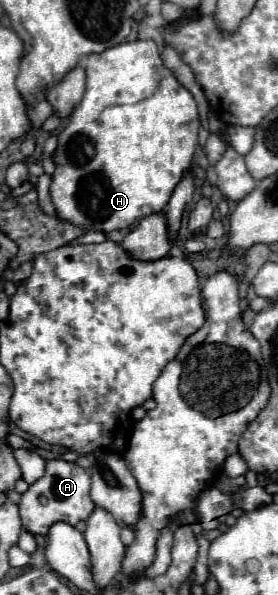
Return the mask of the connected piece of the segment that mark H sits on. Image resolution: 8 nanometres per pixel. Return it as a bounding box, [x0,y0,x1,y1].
[50,39,198,233]

